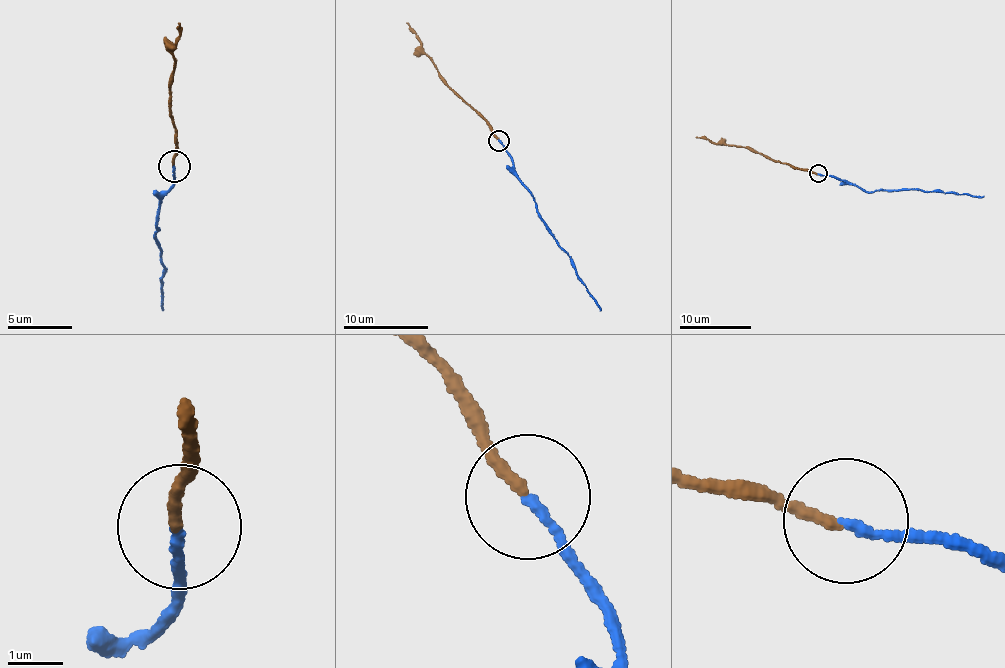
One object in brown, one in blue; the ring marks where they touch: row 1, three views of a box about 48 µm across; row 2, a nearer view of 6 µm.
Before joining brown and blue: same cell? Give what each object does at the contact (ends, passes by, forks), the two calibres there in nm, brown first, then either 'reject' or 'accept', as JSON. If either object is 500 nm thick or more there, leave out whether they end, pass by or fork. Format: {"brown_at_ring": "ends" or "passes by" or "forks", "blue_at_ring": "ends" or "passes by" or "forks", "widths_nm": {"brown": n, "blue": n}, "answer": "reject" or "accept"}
{"brown_at_ring": "ends", "blue_at_ring": "ends", "widths_nm": {"brown": 190, "blue": 150}, "answer": "reject"}

